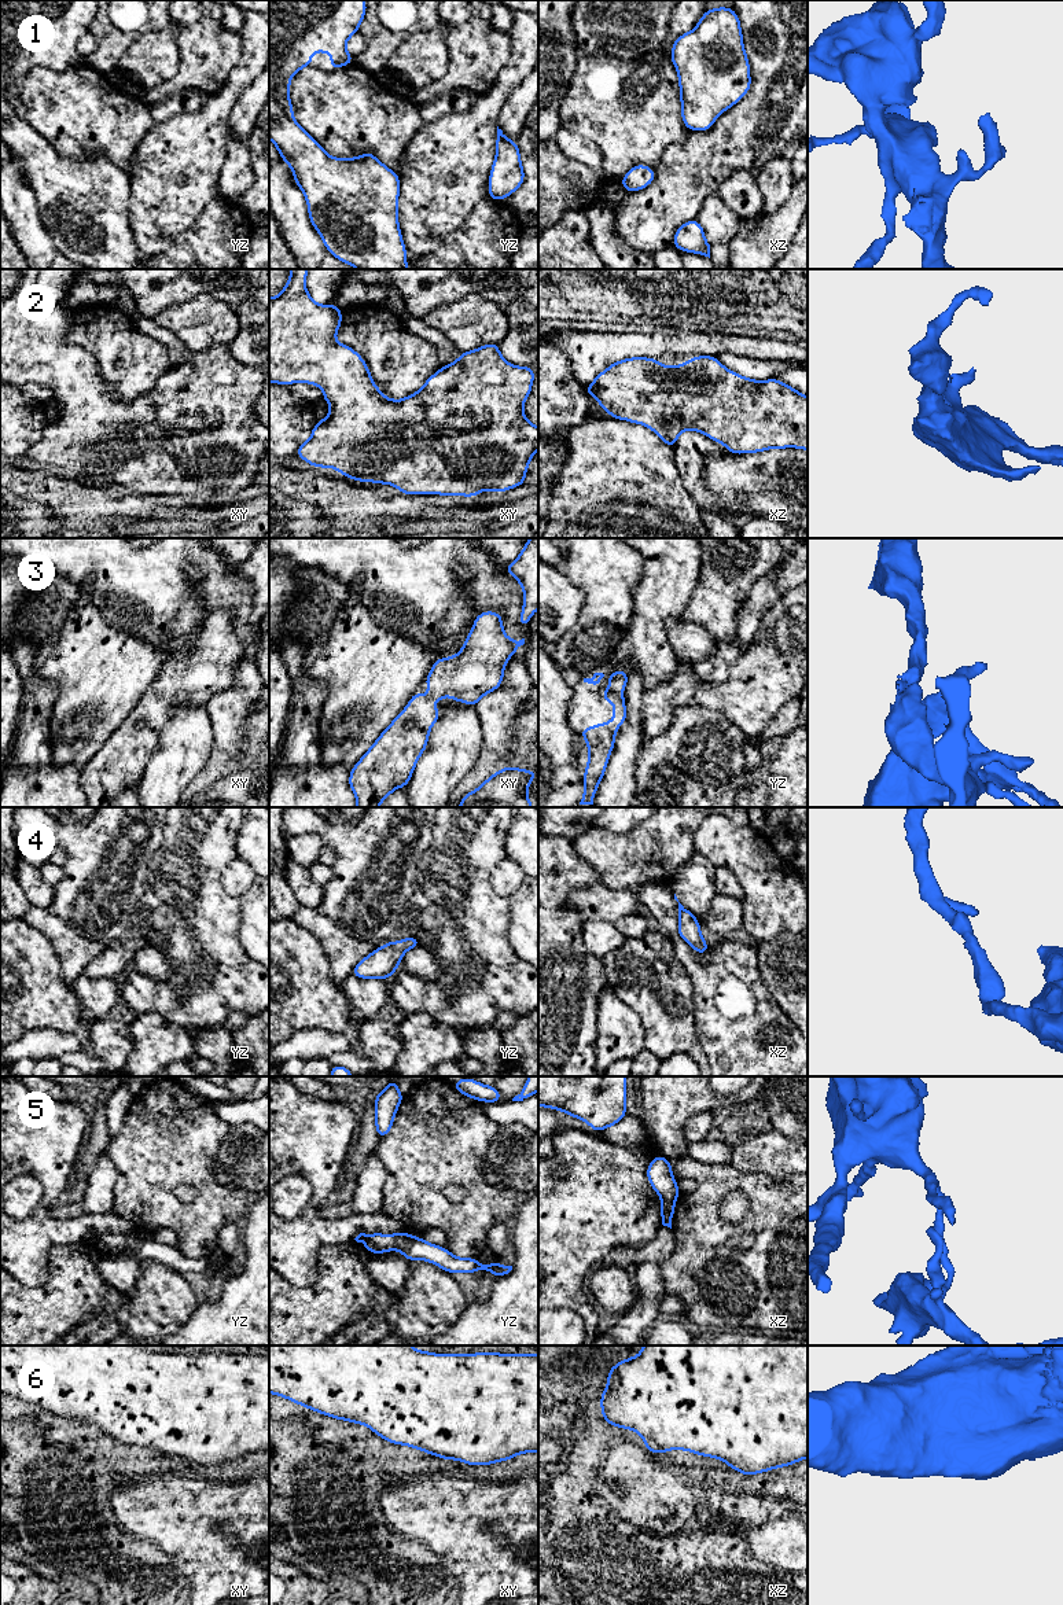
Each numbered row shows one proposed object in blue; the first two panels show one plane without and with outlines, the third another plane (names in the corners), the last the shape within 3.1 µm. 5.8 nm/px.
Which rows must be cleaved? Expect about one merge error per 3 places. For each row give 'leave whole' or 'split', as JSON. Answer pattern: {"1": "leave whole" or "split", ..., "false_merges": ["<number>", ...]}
{"1": "leave whole", "2": "leave whole", "3": "leave whole", "4": "leave whole", "5": "split", "6": "leave whole", "false_merges": ["5"]}

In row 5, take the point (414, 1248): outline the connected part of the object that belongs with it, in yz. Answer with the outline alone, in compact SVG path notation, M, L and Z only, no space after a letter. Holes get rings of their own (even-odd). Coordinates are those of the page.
M405 1232L394 1234L396 1249L401 1252L409 1262L423 1259L426 1262L434 1263L442 1270L453 1274L457 1271L464 1271L472 1274L477 1270L492 1271L494 1277L503 1277L512 1270L512 1266L503 1266L499 1263L481 1265L472 1258L456 1258L444 1247L430 1244L420 1237L413 1237Z

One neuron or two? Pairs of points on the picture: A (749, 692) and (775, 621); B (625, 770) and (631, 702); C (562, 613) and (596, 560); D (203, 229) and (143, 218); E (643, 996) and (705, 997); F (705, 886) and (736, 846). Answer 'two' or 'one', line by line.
A: one
B: one
C: two
D: two
E: two
F: two

